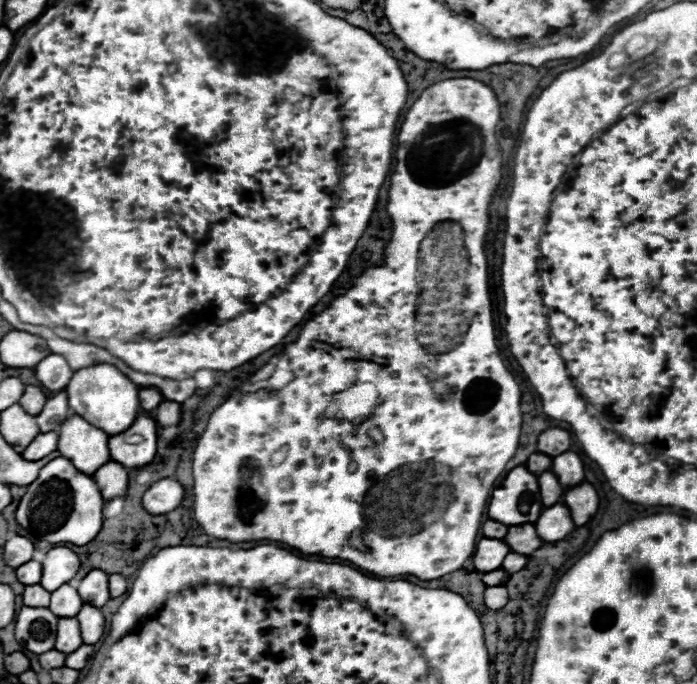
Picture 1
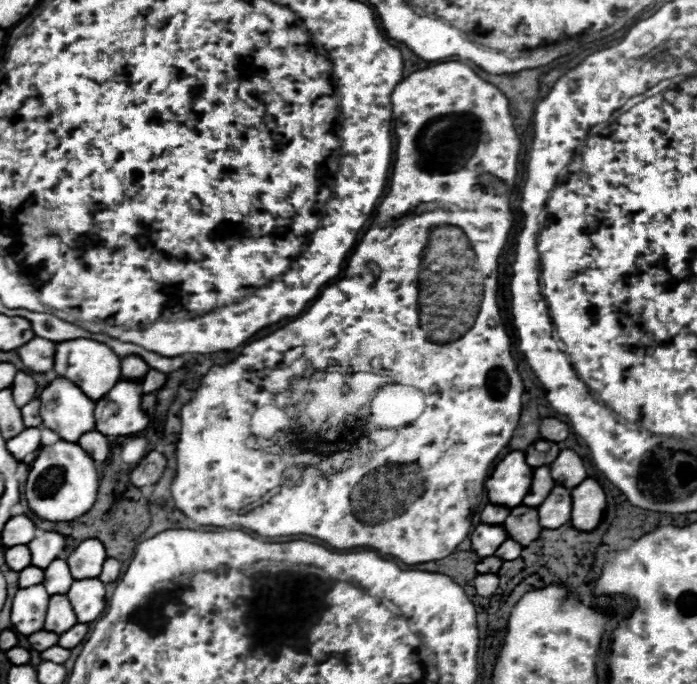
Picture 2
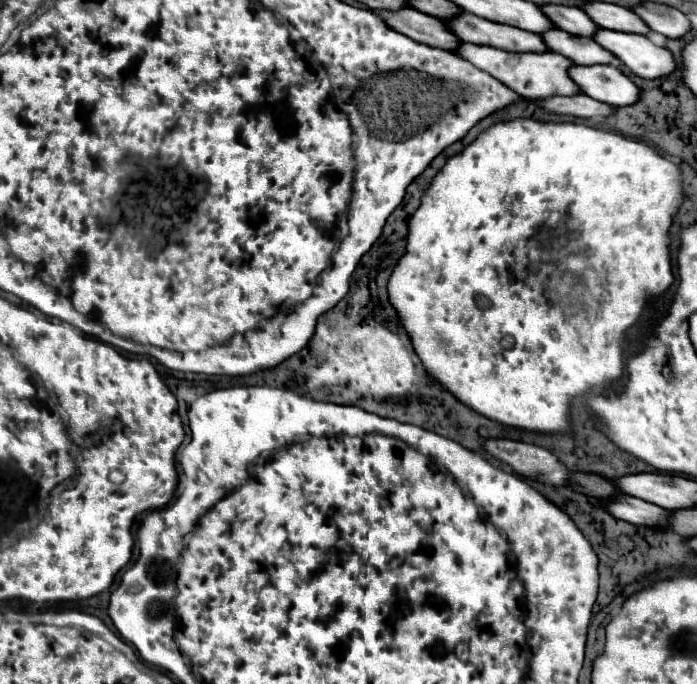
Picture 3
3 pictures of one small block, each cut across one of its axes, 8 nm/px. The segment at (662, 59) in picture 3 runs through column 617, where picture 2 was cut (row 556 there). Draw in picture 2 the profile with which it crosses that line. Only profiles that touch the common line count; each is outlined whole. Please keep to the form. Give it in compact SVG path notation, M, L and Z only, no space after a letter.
M42 532L28 544L28 548L32 554L32 564L44 570L64 550L64 538L56 532Z

